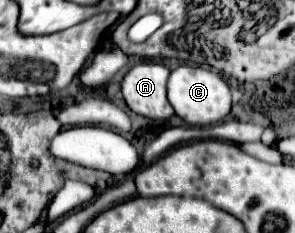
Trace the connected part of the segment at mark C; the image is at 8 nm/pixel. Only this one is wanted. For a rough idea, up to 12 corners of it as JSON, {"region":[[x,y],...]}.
{"region":[[206,66],[168,78],[174,112],[192,126],[224,120],[226,80]]}

